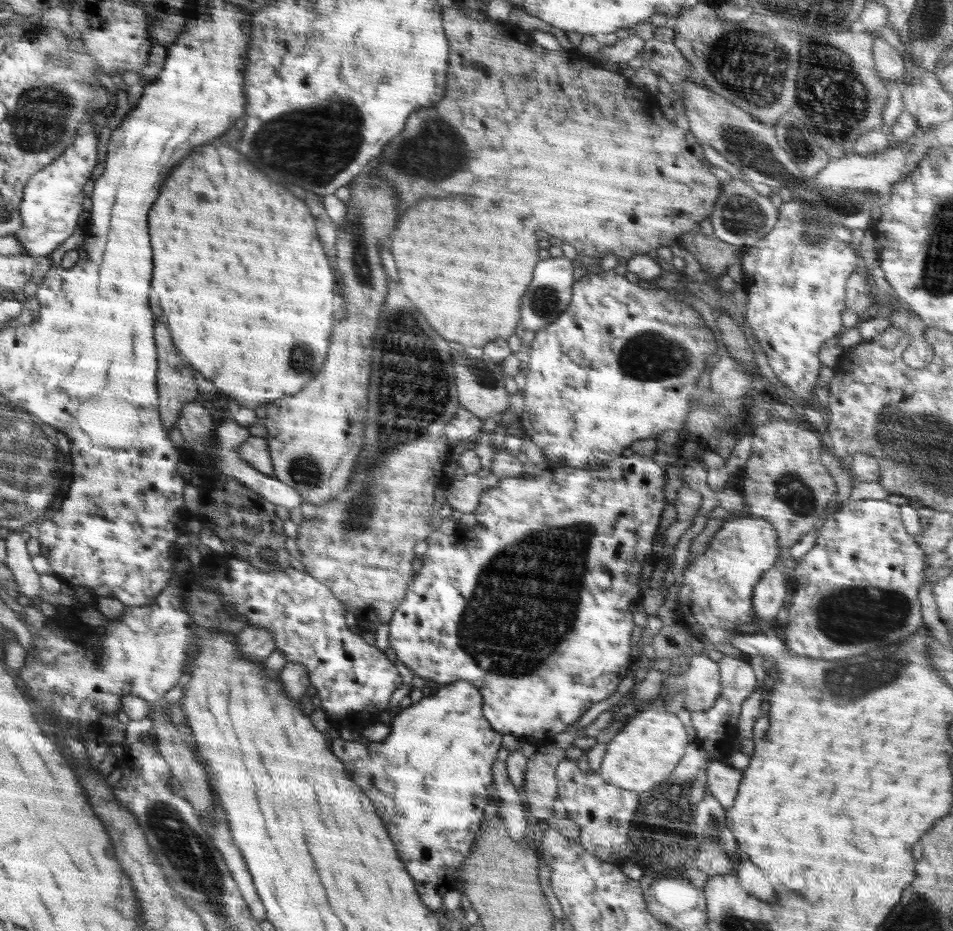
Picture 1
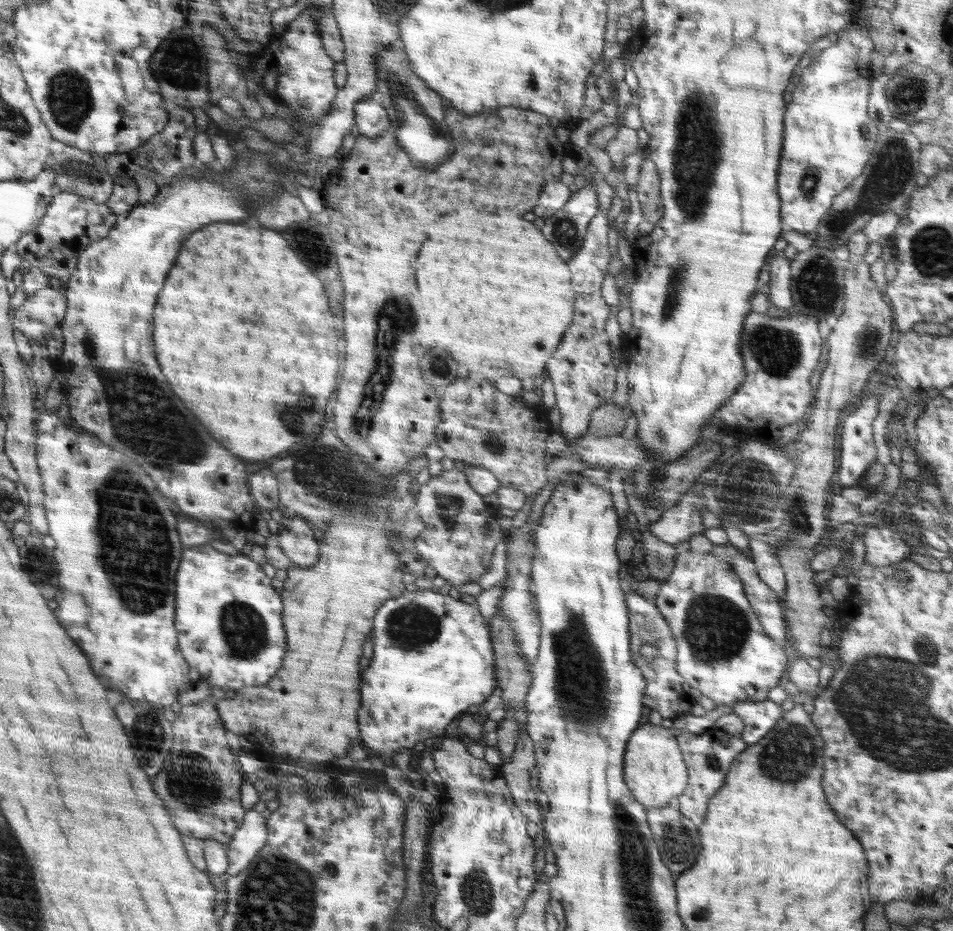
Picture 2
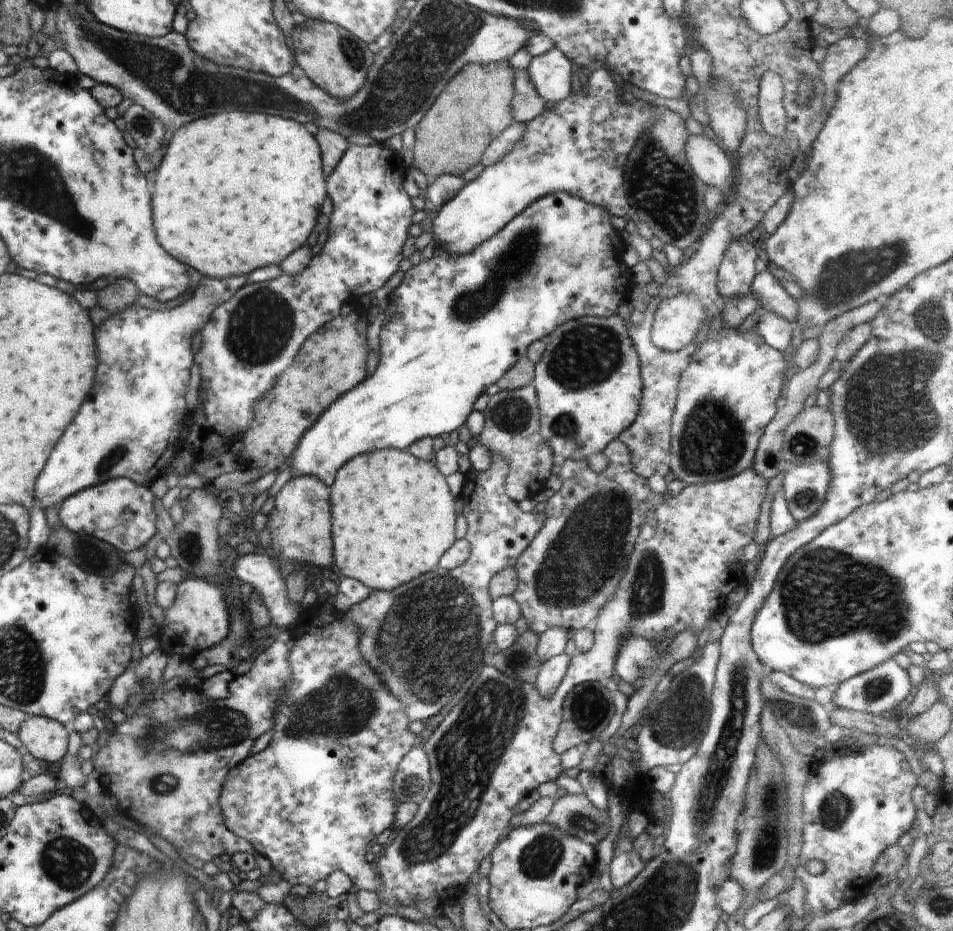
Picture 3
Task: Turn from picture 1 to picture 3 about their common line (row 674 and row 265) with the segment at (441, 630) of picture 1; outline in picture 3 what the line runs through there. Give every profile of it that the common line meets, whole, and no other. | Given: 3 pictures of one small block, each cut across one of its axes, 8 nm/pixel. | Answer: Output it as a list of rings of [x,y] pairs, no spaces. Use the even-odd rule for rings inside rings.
[[[567,192],[546,194],[536,202],[532,202],[518,216],[512,218],[502,230],[498,230],[492,238],[485,240],[480,246],[476,246],[476,250],[472,250],[468,254],[450,254],[442,246],[436,246],[433,257],[428,261],[422,260],[420,264],[405,272],[400,285],[390,292],[385,309],[386,319],[381,326],[379,336],[380,361],[374,374],[370,378],[365,378],[364,382],[361,382],[360,386],[356,386],[354,390],[346,392],[342,398],[338,398],[332,406],[328,406],[320,418],[306,432],[302,433],[296,450],[288,462],[289,465],[292,465],[293,477],[312,475],[330,488],[340,466],[344,466],[344,462],[348,462],[356,454],[379,451],[380,448],[406,450],[417,440],[426,437],[435,439],[442,432],[450,434],[454,430],[458,430],[475,415],[473,406],[476,399],[486,392],[488,386],[492,386],[493,383],[497,384],[503,374],[510,370],[520,357],[524,356],[528,345],[542,338],[547,339],[548,335],[563,322],[578,320],[578,318],[585,316],[607,317],[618,313],[618,307],[624,301],[629,300],[635,285],[631,268],[622,259],[625,246],[619,232],[613,226],[612,216],[607,210],[604,210],[602,206],[584,202],[581,198],[576,198]]]

